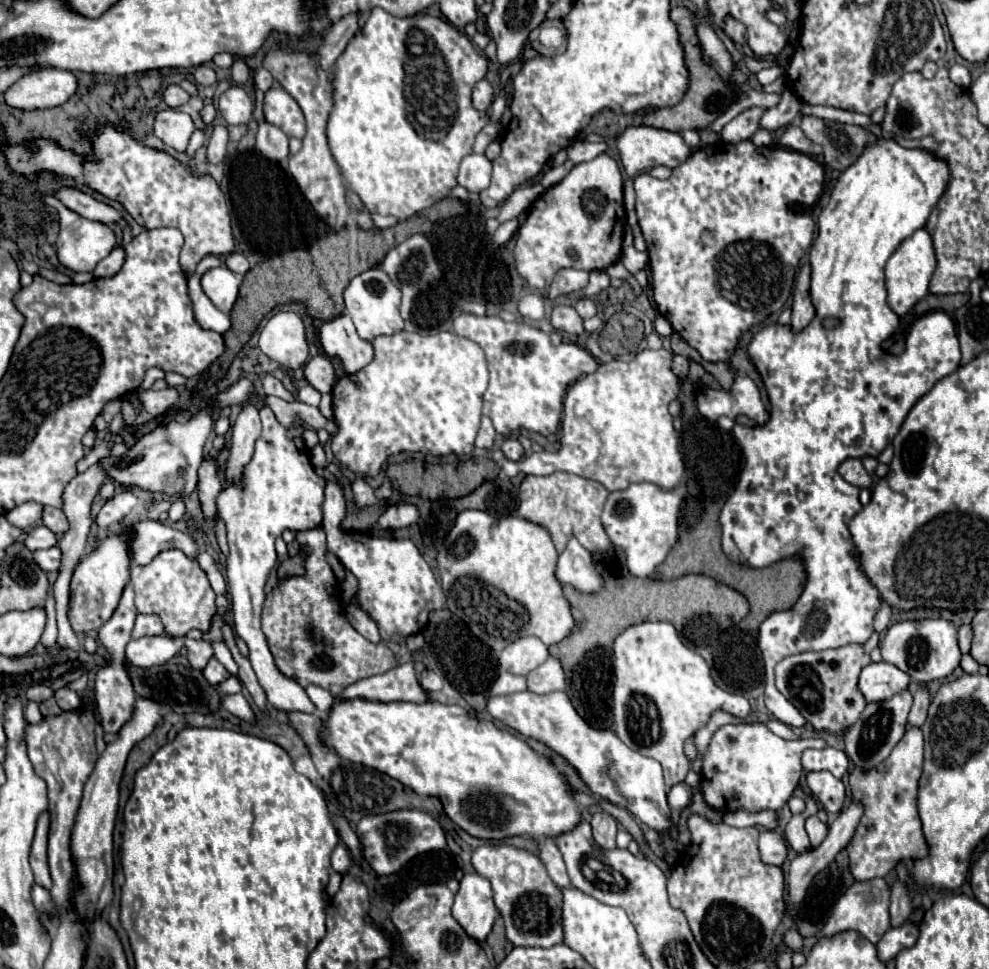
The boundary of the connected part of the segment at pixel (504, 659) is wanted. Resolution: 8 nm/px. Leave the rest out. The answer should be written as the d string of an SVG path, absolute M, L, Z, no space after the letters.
M522 637L520 641L508 645L498 657L502 669L522 677L526 677L546 659L548 659L548 647L538 637Z

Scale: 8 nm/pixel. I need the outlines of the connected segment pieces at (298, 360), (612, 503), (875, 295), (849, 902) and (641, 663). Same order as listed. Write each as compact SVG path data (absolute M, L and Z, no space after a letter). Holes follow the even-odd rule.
M294 311L276 313L260 333L260 349L282 367L300 369L308 361L302 319Z
M636 483L626 491L614 491L608 495L602 511L602 525L612 545L624 551L626 565L634 577L650 577L650 573L666 559L668 551L676 543L678 511L684 495L684 485L672 491L662 491L652 483Z
M878 139L870 145L860 159L840 175L828 205L816 221L819 232L810 249L810 295L816 307L816 317L800 333L792 333L790 327L778 323L768 325L758 331L748 345L748 353L764 379L772 415L762 427L734 427L734 437L742 447L746 465L734 493L720 511L722 551L730 561L746 563L752 569L794 555L804 561L806 585L802 597L792 609L770 615L760 625L758 635L766 671L764 703L778 721L792 727L802 727L806 721L800 717L798 709L788 709L788 701L778 693L774 685L776 663L794 653L862 643L862 637L872 635L872 619L880 609L876 587L872 587L864 573L860 573L860 567L852 557L854 543L848 533L848 523L862 511L858 499L860 489L840 477L838 465L850 457L878 457L884 447L892 443L914 403L942 377L954 373L960 363L960 345L956 341L954 323L944 311L926 313L912 325L902 355L890 355L882 349L882 341L898 329L898 317L886 303L884 265L906 237L924 227L932 205L936 205L940 193L944 193L944 185L948 185L948 165L936 161L936 157L924 153L924 149L904 149L892 139ZM826 317L834 317L840 323L834 329L824 329L822 321Z
M872 879L864 883L854 883L834 905L830 919L822 927L822 937L834 937L842 931L858 931L864 935L872 945L876 945L882 935L890 929L890 917L888 917L888 901L890 901L890 889L884 883L884 879Z
M658 621L658 623L640 623L628 627L613 644L613 693L612 693L612 715L614 719L614 733L620 737L622 743L626 743L630 749L654 757L662 769L666 787L670 789L676 783L682 783L688 773L688 759L684 755L684 741L694 735L700 727L706 725L712 711L722 709L738 717L750 715L750 705L746 697L726 693L710 677L710 669L706 661L692 649L688 649L672 623Z

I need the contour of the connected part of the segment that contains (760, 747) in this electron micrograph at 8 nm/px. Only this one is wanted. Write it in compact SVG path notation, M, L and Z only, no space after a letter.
M762 723L754 725L724 725L720 727L702 757L702 777L700 789L704 801L722 813L728 811L748 811L758 813L764 809L778 811L794 793L800 775L802 763L800 757L806 749L824 749L828 743L820 737L784 741Z

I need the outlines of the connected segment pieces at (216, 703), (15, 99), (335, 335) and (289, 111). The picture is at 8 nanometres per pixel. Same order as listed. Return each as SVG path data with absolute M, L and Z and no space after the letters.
M168 661L168 665L160 665L160 667L150 667L150 669L142 669L142 667L134 667L132 663L126 663L130 681L134 685L134 693L136 697L142 699L152 699L168 709L172 709L174 713L184 715L184 711L196 711L196 713L214 713L220 709L222 703L222 695L216 687L212 687L210 683L206 683L204 679L194 679L190 677L190 669L186 663L182 661Z
M42 69L20 77L4 91L4 101L16 109L58 107L76 93L78 81L64 69Z
M342 313L336 319L322 323L318 329L318 339L324 349L324 355L338 357L346 373L350 375L366 367L374 357L372 343L358 337L348 313Z
M272 87L266 91L264 117L268 123L280 127L288 137L304 139L306 135L306 121L302 109L282 87Z

